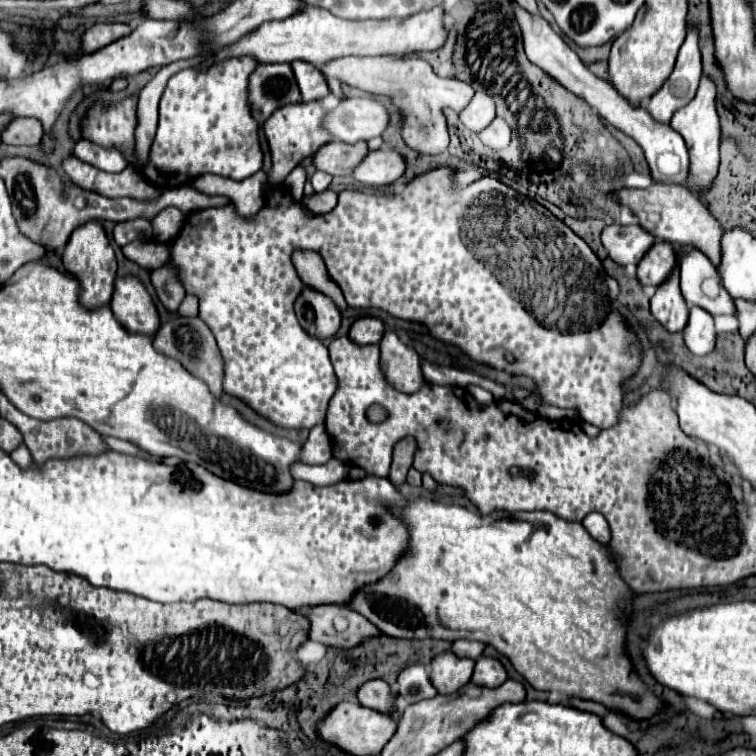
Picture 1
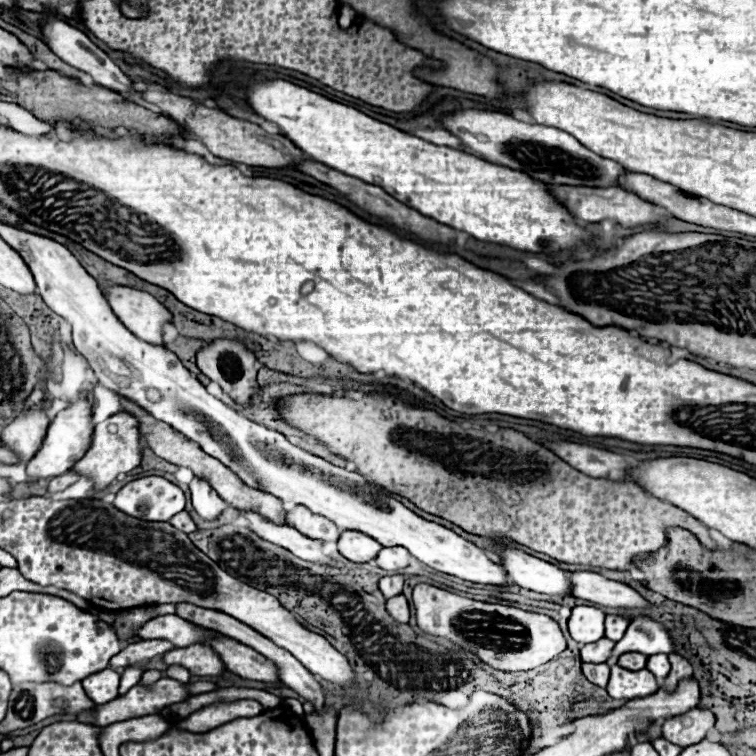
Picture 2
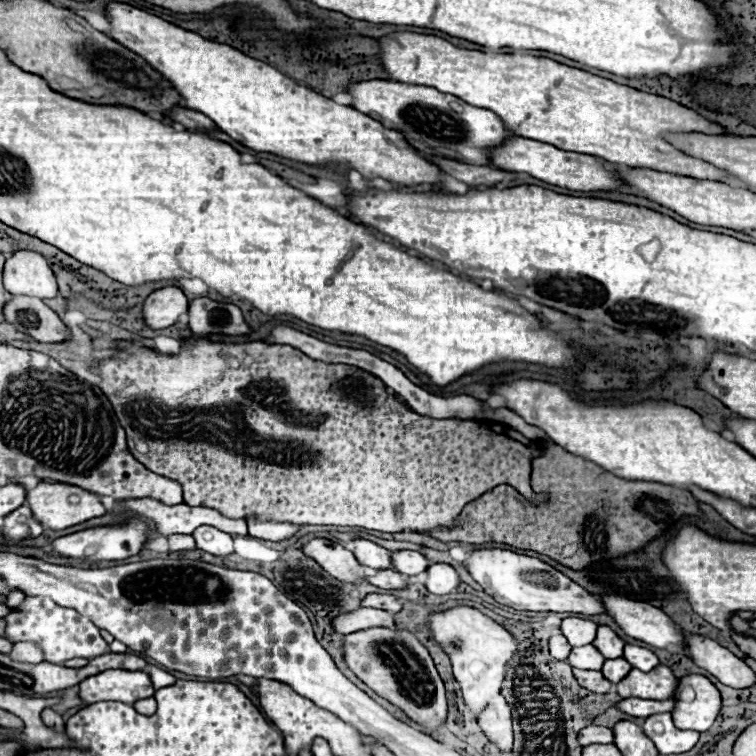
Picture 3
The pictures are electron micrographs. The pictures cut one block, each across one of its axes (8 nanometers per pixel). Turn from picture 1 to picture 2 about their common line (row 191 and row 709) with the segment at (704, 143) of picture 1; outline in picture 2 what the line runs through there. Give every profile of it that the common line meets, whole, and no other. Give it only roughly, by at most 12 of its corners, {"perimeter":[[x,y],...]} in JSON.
{"perimeter":[[694,708],[668,718],[662,736],[686,748],[704,740],[716,718]]}

